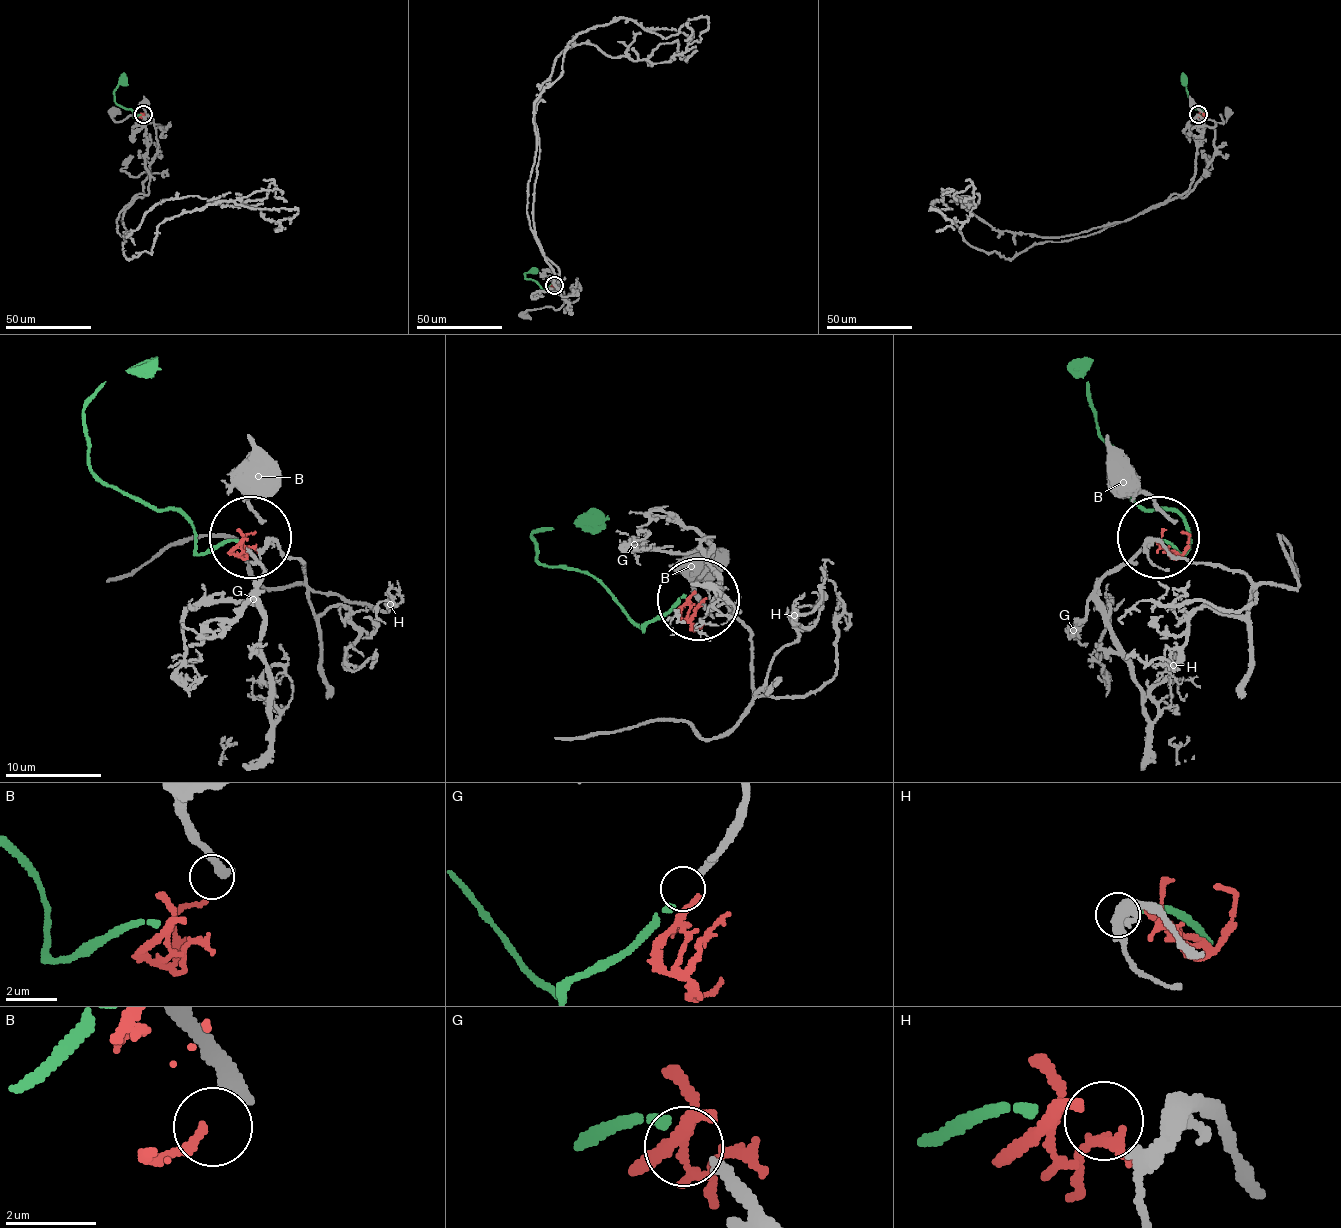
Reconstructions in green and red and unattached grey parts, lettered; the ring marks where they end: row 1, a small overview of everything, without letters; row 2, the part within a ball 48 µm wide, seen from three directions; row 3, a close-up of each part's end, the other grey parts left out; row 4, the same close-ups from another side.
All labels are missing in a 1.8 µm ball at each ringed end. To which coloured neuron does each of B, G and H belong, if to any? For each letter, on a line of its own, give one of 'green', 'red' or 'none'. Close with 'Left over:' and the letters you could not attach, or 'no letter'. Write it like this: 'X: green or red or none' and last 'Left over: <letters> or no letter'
B: none
G: green
H: red
Left over: B

